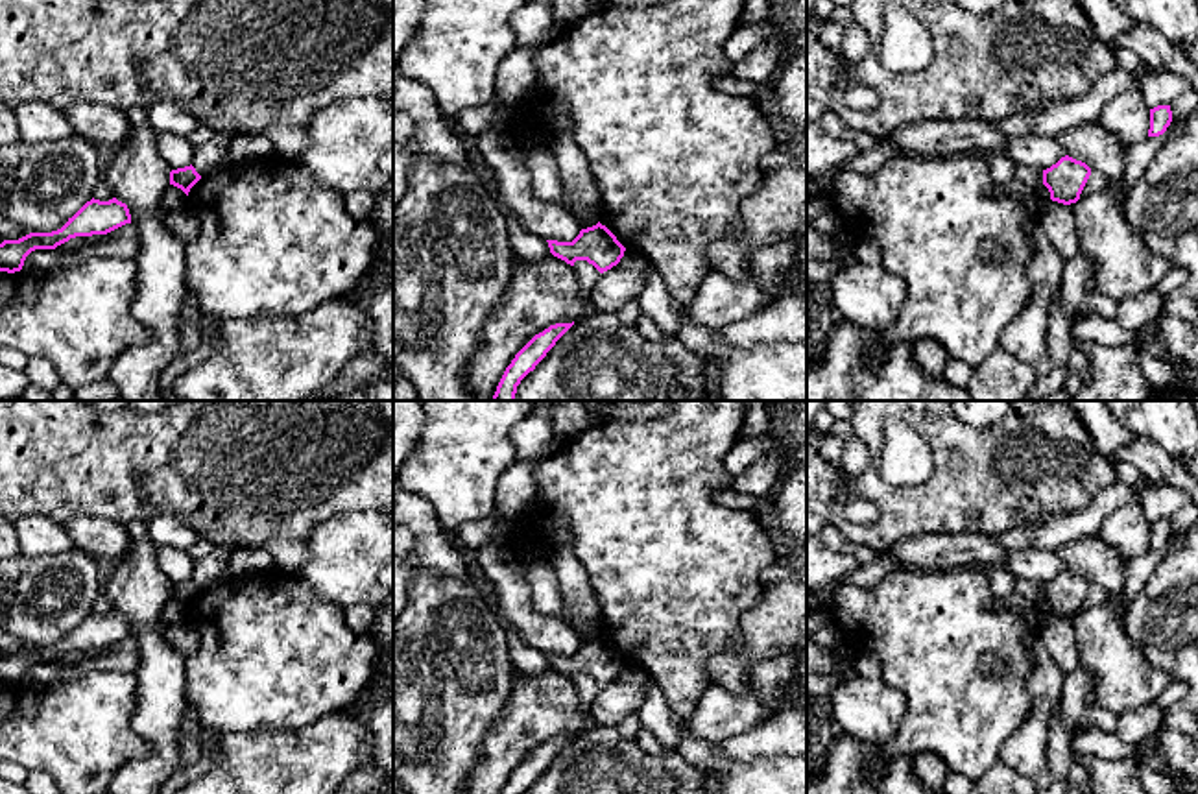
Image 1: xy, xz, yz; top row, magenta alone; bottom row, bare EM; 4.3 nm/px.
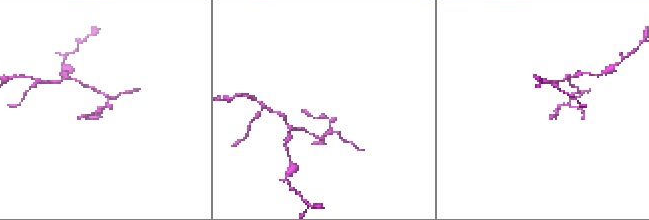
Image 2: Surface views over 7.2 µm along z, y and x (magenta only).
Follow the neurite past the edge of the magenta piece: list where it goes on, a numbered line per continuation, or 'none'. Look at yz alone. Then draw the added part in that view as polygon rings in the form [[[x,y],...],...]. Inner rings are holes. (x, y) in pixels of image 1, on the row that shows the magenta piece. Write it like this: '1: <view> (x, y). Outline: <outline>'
none

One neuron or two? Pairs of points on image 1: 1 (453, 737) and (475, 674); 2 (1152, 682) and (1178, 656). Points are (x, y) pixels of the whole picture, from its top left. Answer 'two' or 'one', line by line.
1: one
2: two

